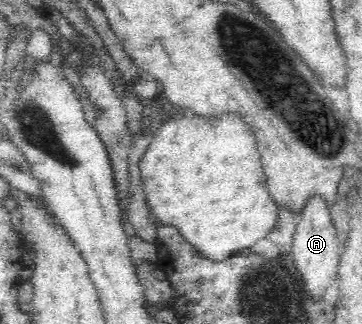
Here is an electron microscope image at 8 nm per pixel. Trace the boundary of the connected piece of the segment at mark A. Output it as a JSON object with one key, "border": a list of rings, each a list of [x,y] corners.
{"border":[[[318,194],[308,196],[308,199],[302,205],[298,214],[298,224],[294,232],[294,244],[292,244],[292,254],[296,268],[304,276],[306,288],[310,294],[314,294],[312,300],[322,300],[328,285],[336,280],[336,266],[338,266],[338,234],[336,228],[332,225],[332,212],[327,201]]]}

